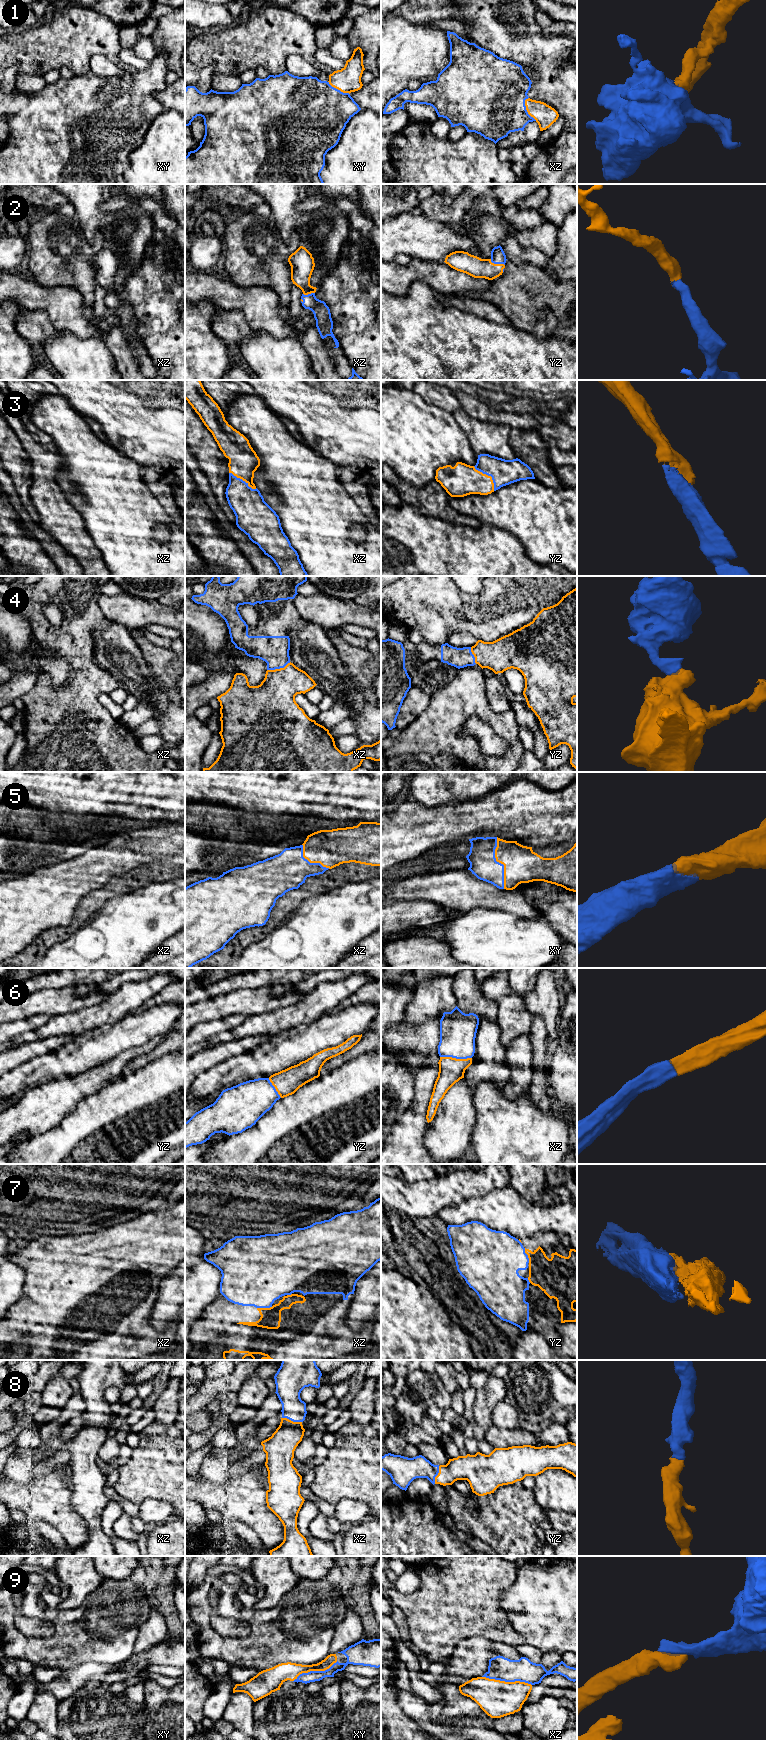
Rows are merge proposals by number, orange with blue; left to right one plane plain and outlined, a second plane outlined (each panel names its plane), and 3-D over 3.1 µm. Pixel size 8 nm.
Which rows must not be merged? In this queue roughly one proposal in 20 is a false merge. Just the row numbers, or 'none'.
none

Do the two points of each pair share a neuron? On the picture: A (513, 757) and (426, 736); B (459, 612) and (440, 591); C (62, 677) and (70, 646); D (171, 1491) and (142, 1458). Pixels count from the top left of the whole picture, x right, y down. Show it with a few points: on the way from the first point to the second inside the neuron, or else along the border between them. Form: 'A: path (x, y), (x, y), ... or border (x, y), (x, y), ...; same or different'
A: path (505, 731), (482, 709), (454, 709), (452, 711); same
B: path (454, 607), (443, 596); same
C: border (50, 654), (70, 663), (65, 683); different
D: path (167, 1483), (150, 1466); same

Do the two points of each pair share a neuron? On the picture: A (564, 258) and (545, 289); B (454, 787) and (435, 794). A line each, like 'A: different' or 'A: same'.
A: different
B: same

